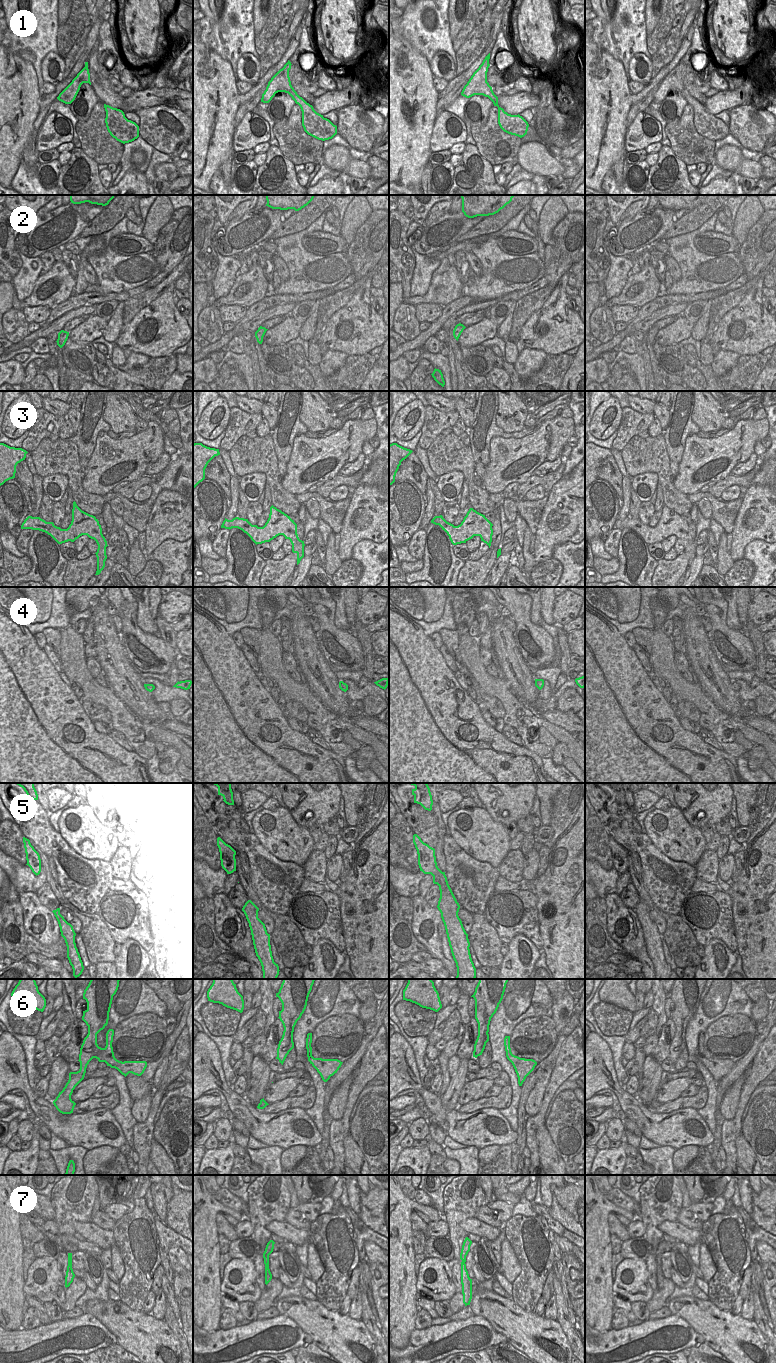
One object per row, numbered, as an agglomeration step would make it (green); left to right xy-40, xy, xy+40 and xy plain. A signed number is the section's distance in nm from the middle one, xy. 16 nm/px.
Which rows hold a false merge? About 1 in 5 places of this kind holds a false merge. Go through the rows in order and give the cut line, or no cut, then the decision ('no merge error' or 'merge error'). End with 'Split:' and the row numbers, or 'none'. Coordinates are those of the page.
1: no cut; no merge error
2: no cut; no merge error
3: no cut; no merge error
4: no cut; no merge error
5: no cut; no merge error
6: no cut; no merge error
7: cut in xy+40 along (462, 1260), (464, 1262); merge error
Split: 7

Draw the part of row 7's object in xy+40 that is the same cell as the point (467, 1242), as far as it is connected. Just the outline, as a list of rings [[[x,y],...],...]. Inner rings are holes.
[[[466,1237],[461,1249],[461,1260],[463,1262],[466,1262],[466,1256],[468,1252],[470,1251],[471,1244],[472,1244],[472,1241],[468,1237]]]

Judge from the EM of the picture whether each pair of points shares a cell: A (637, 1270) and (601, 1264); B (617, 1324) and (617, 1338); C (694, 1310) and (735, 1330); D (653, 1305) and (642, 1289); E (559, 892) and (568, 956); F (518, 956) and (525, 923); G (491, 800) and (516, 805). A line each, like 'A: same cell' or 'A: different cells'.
A: different cells
B: different cells
C: same cell
D: different cells
E: same cell
F: different cells
G: same cell

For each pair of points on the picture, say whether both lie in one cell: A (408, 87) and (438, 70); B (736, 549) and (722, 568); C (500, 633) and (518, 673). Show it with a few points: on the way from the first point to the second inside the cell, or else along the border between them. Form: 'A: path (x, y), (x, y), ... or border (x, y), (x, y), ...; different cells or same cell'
A: border (429, 64), (431, 73), (434, 76); different cells
B: border (729, 552), (734, 561); different cells
C: path (503, 643), (512, 663); same cell

